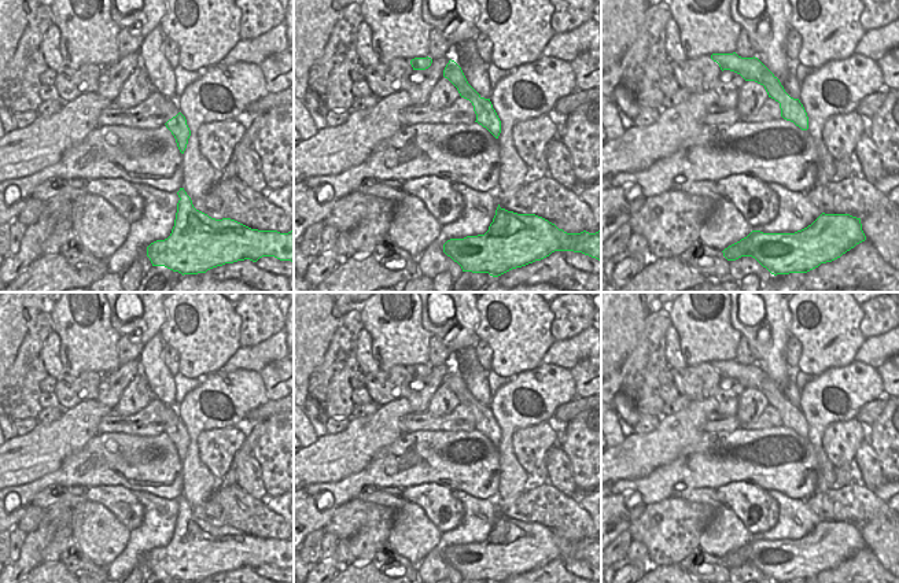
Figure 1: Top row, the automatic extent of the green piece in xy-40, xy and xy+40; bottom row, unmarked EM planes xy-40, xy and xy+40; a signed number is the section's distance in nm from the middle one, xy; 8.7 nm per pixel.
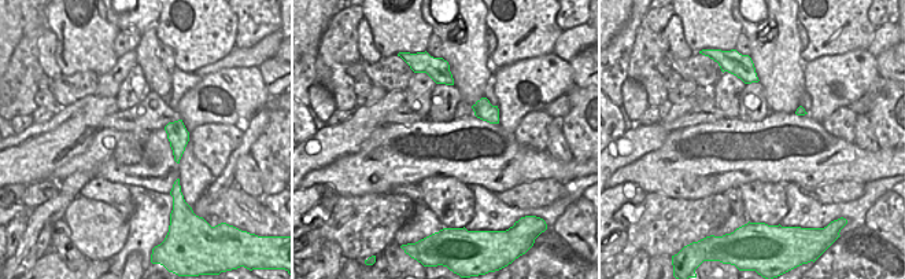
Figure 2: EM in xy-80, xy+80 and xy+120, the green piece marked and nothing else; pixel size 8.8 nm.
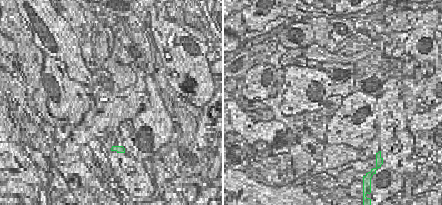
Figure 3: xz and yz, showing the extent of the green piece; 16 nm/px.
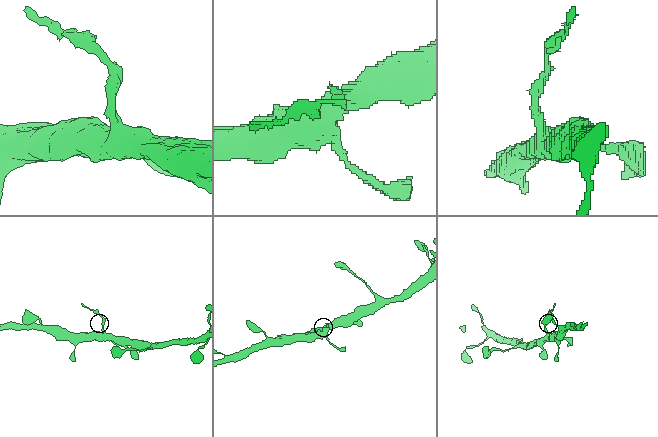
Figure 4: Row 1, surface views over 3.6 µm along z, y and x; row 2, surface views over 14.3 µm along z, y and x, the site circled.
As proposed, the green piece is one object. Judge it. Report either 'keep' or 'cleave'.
cleave

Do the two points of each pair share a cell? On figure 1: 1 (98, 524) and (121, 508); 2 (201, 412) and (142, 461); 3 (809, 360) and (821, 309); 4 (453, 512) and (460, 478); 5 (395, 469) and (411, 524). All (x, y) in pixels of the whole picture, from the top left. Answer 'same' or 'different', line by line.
1: different
2: different
3: same
4: different
5: different

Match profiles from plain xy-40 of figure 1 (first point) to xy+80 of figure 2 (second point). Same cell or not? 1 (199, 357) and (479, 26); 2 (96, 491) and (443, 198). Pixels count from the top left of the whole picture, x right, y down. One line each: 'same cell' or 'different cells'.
1: different cells
2: same cell

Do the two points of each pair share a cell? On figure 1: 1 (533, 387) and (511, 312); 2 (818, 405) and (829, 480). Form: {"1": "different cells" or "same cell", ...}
{"1": "different cells", "2": "same cell"}

